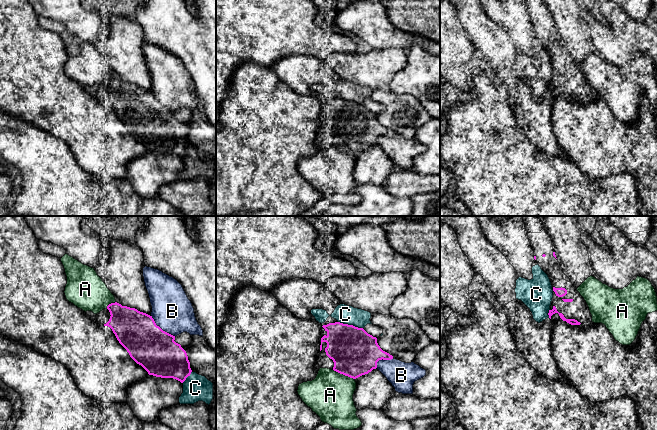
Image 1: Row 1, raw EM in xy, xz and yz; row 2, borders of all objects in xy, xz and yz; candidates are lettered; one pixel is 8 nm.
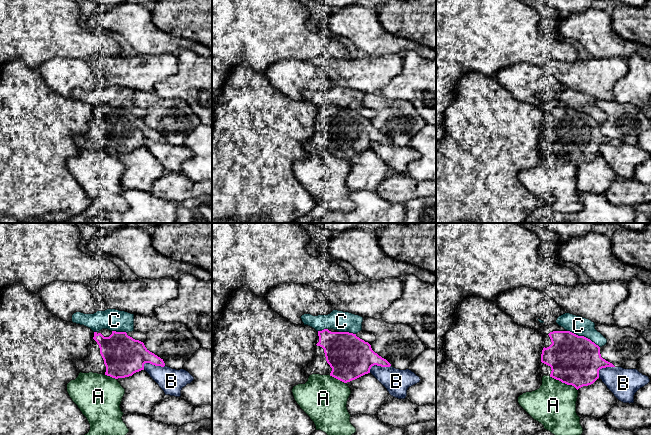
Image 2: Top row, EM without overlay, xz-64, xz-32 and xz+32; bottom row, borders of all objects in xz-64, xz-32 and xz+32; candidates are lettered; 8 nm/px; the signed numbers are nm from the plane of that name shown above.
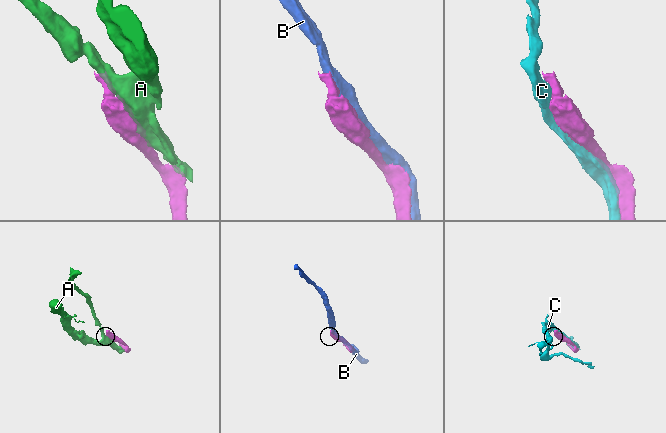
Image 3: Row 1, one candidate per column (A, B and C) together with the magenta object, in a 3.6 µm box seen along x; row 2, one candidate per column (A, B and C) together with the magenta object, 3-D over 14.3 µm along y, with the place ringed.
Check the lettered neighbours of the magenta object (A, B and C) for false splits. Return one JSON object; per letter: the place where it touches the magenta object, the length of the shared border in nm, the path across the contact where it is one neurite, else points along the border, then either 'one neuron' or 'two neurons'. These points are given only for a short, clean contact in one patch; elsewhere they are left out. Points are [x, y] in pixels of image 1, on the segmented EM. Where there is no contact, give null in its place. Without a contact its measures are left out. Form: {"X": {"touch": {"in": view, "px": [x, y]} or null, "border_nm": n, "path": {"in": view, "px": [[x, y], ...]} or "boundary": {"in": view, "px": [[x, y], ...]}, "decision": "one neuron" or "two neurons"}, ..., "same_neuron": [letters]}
{"A": {"touch": {"in": "xz", "px": [344, 374]}, "border_nm": 190, "decision": "two neurons"}, "B": {"touch": {"in": "xy", "px": [160, 328]}, "border_nm": 260, "decision": "two neurons"}, "C": {"touch": {"in": "xz", "px": [350, 325]}, "border_nm": 200, "decision": "two neurons"}, "same_neuron": []}

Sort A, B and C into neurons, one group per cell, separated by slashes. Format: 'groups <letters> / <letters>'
groups A / B / C

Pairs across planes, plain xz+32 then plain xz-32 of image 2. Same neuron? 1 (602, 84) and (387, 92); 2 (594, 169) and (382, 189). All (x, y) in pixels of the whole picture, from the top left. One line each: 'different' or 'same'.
1: different
2: different

